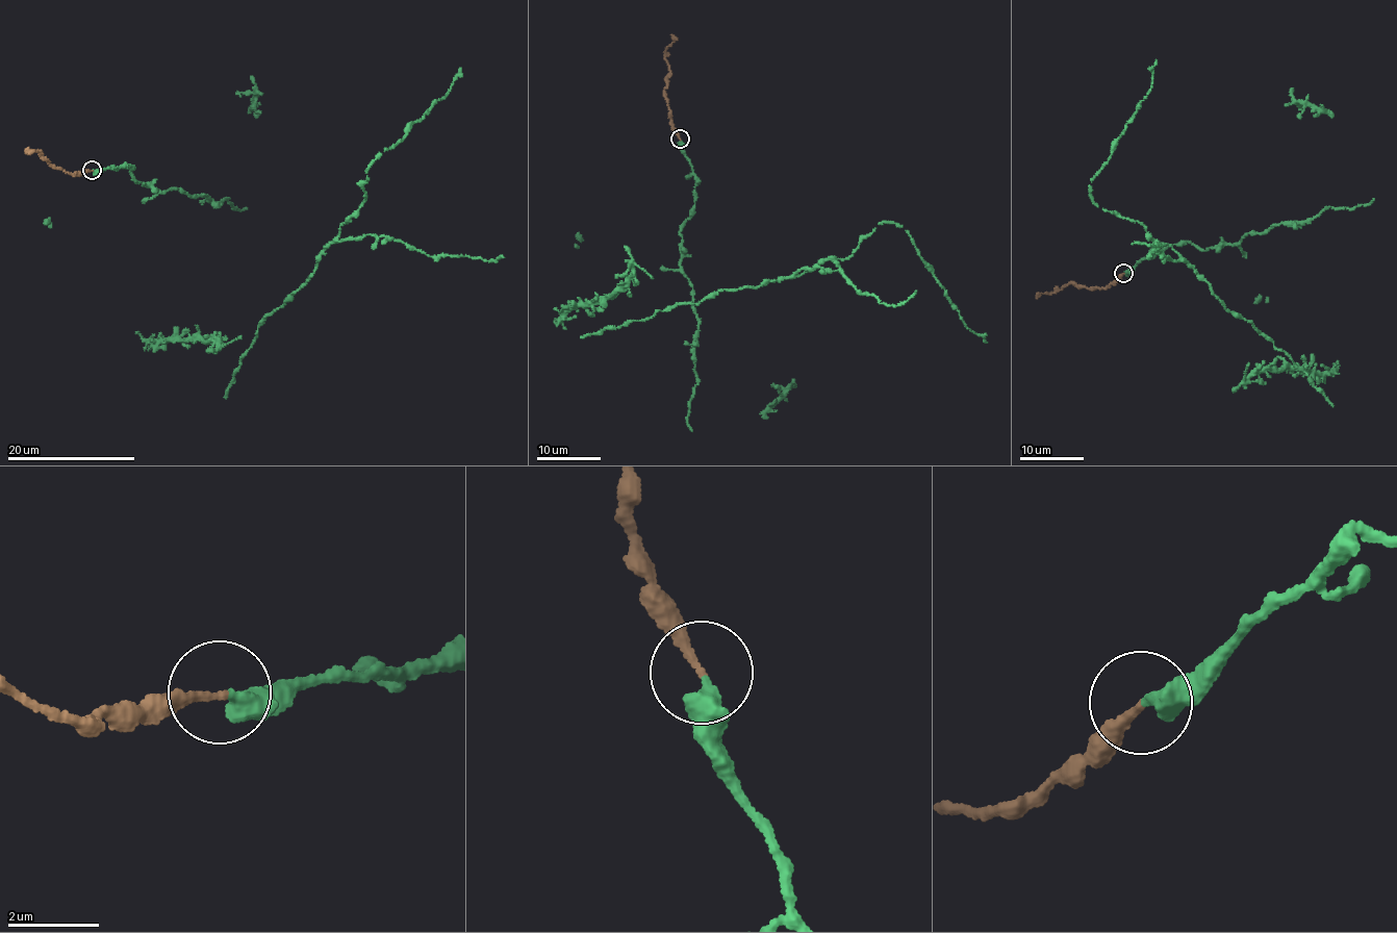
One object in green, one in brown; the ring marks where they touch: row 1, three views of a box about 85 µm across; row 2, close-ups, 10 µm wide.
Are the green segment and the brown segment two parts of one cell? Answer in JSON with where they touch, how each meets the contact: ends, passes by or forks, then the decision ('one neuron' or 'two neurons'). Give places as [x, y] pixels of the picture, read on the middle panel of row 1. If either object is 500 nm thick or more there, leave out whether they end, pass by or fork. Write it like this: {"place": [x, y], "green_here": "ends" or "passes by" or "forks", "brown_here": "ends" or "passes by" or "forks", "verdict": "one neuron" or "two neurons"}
{"place": [680, 139], "green_here": "ends", "brown_here": "ends", "verdict": "one neuron"}

